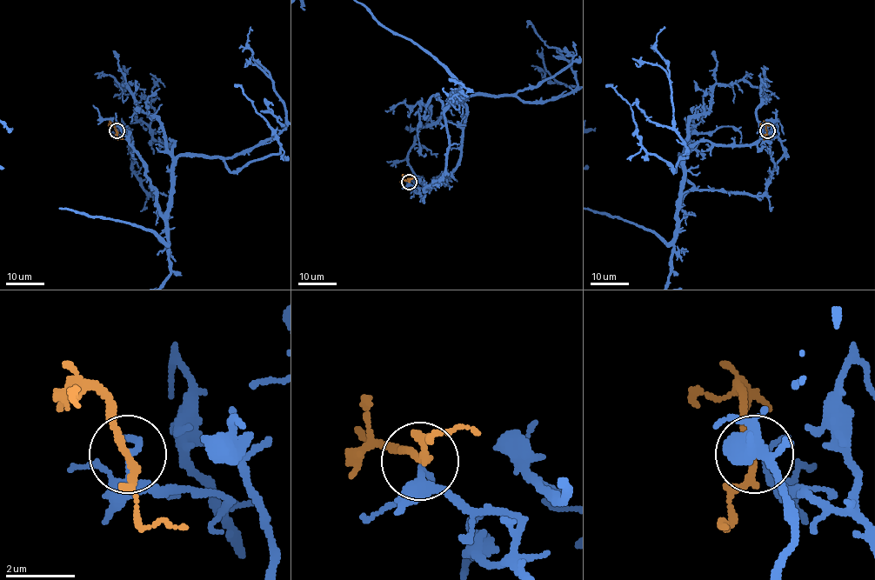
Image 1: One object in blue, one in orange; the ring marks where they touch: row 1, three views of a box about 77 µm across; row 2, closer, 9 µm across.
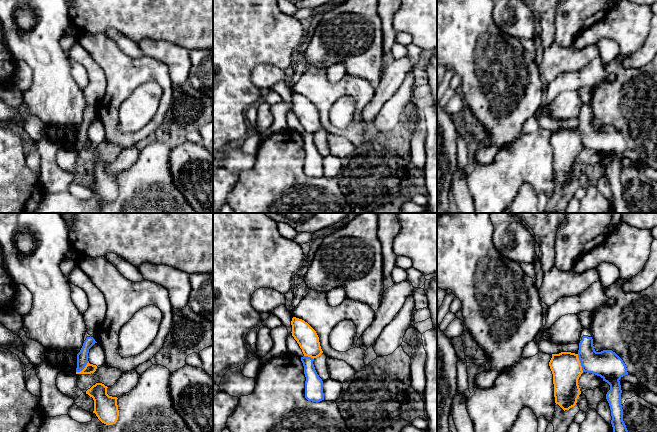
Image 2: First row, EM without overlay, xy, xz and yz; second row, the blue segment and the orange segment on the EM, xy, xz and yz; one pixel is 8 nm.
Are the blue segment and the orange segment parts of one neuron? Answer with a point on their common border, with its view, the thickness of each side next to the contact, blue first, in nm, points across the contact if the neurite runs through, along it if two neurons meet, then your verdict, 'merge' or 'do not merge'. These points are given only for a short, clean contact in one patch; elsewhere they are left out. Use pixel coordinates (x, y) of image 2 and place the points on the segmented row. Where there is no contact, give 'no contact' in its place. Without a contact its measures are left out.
yz (580, 362) | 220/240 nm | along yz (577, 354), (583, 371) | do not merge

